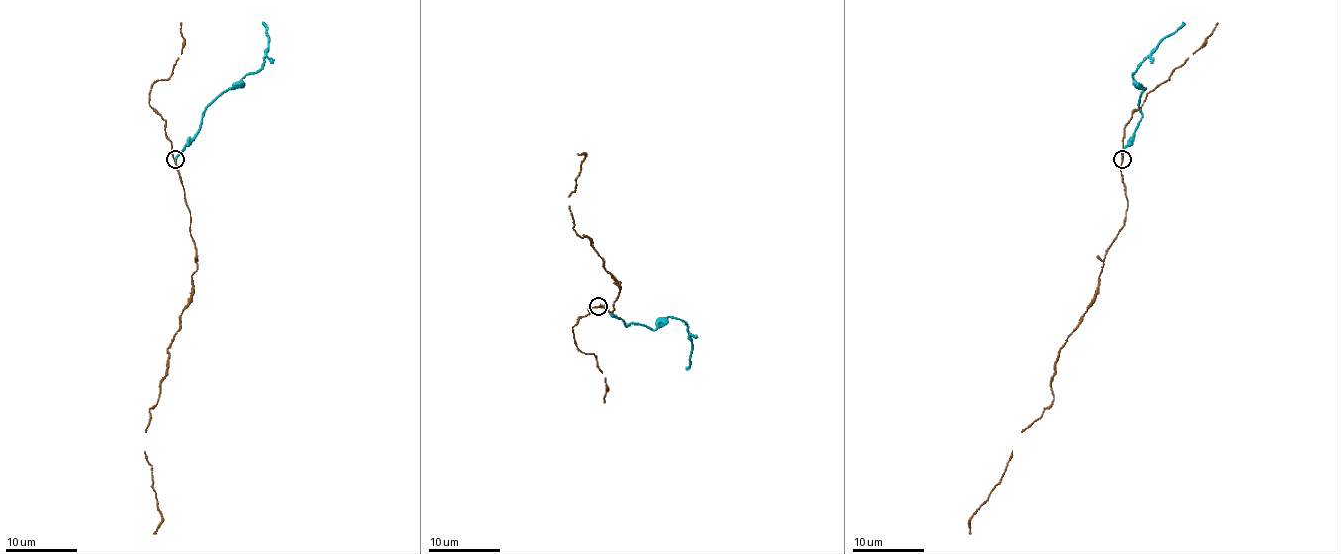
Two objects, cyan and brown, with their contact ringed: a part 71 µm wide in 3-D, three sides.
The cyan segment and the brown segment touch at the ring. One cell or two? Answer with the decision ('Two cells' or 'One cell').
Two cells

